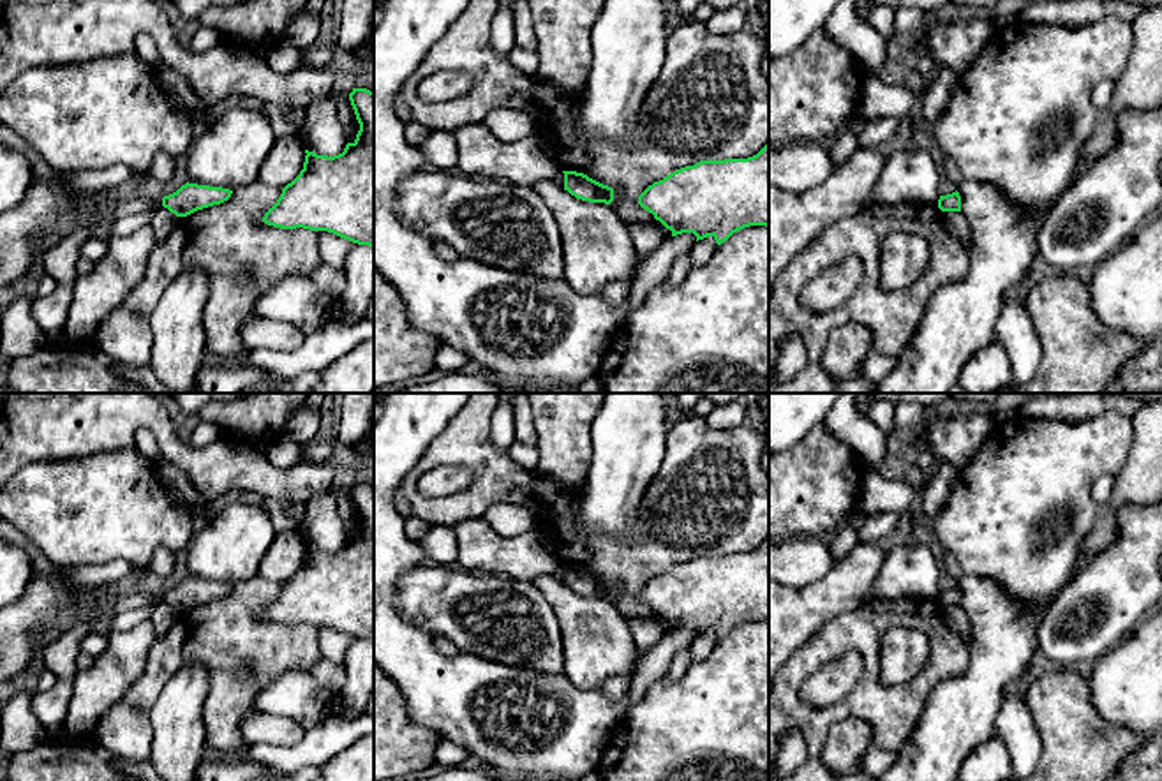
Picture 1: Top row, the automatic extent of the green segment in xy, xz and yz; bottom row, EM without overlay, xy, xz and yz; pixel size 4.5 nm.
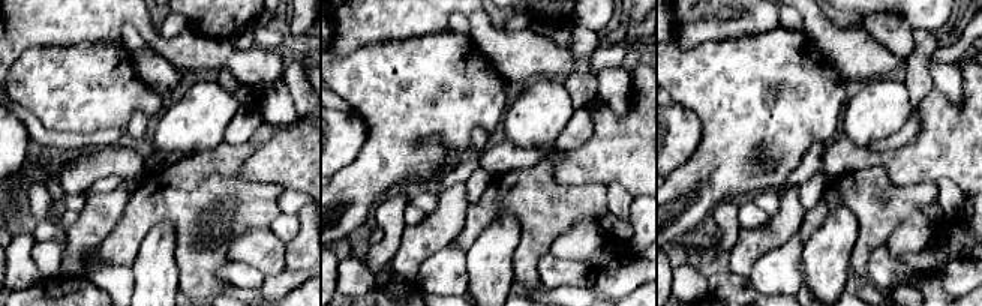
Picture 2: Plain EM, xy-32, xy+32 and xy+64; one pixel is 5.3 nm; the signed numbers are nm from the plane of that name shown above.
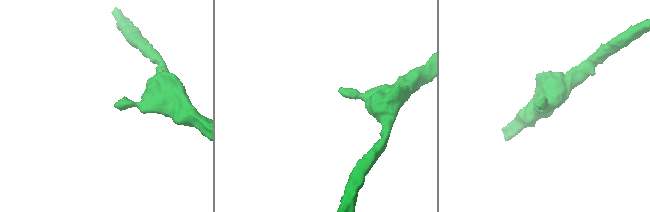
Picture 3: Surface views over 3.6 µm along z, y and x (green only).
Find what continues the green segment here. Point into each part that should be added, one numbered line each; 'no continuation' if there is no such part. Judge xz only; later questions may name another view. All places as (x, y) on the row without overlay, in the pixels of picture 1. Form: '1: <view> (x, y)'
no continuation

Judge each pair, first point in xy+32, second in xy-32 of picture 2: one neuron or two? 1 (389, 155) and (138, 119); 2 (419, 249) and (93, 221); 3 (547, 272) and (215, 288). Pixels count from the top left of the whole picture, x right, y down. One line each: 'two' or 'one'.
1: two
2: one
3: two

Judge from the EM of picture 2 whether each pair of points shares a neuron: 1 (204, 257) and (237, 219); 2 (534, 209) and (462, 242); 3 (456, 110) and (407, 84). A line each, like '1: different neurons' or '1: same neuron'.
1: same neuron
2: same neuron
3: same neuron

